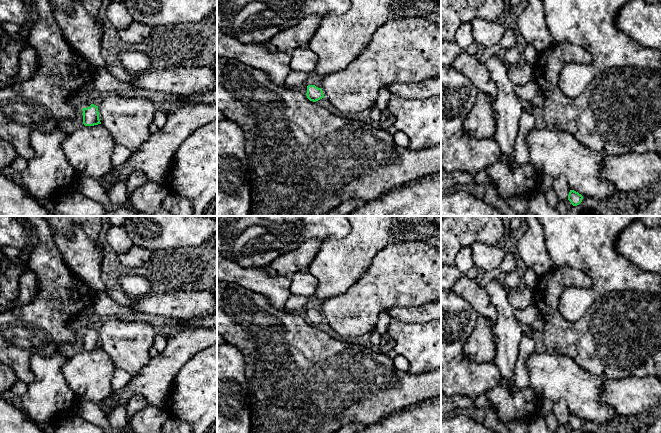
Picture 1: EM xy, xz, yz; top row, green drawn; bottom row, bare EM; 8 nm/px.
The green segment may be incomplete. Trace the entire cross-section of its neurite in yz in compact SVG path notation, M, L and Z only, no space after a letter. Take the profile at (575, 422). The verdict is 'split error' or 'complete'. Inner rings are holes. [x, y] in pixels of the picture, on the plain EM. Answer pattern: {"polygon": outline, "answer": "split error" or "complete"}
{"polygon": "M570 414L568 424L573 430L577 430L582 426L583 420L574 414Z", "answer": "complete"}

